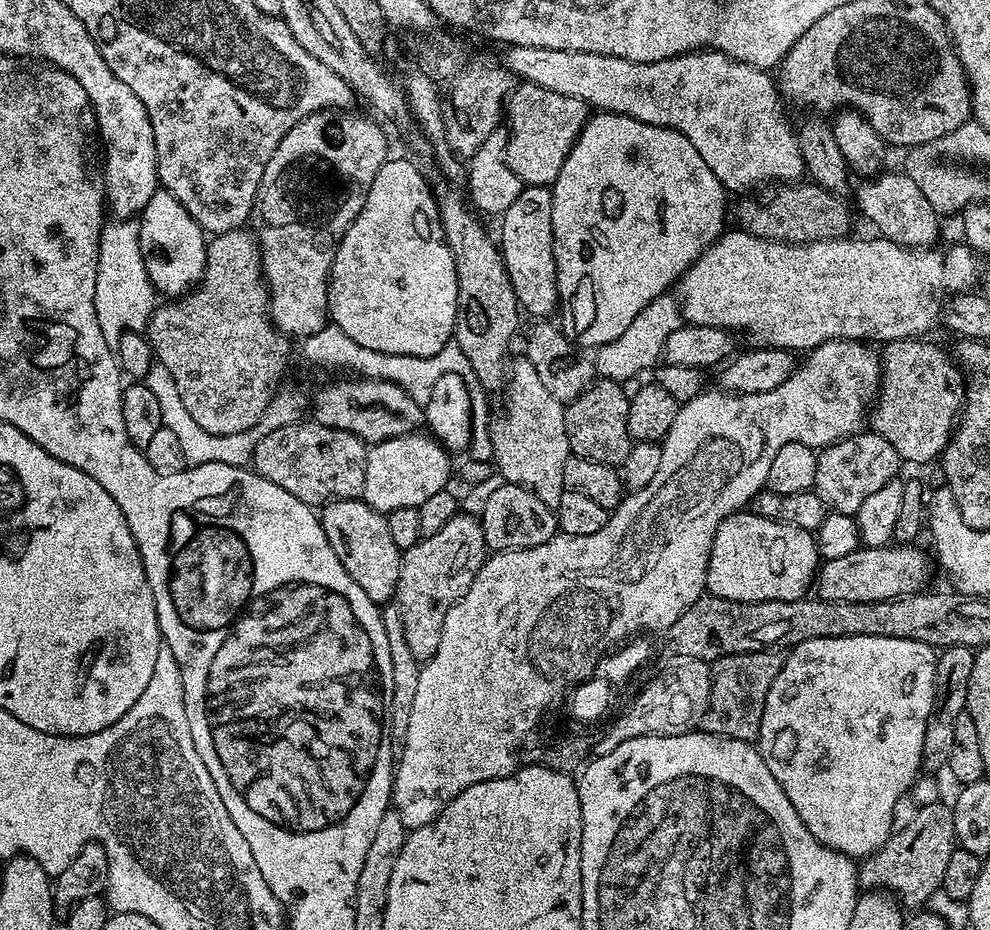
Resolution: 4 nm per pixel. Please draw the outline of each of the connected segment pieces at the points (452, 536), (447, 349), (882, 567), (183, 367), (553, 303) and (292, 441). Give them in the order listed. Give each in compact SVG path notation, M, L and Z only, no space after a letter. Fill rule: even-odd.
M457 514L454 518L450 518L450 522L446 522L446 526L442 526L442 530L438 530L438 534L425 536L414 546L403 549L394 603L402 614L402 630L406 630L406 642L410 645L410 651L416 660L426 662L436 653L438 642L442 642L442 622L446 622L450 606L454 606L454 602L462 598L466 590L470 590L485 559L482 526L475 515Z
M329 322L316 334L305 337L302 344L304 356L310 363L318 366L348 366L354 371L351 373L365 379L394 382L406 390L420 407L429 404L438 379L445 377L446 374L457 373L469 386L476 384L473 367L455 342L450 342L438 354L432 356L382 354L381 351L366 350L364 346L359 346L352 338L347 337L337 324Z
M897 544L883 548L861 546L854 554L824 560L814 581L814 588L823 599L834 602L882 602L899 596L915 596L928 584L928 556L912 544Z
M247 227L235 228L229 232L215 233L208 240L208 253L206 254L206 266L204 267L204 276L195 288L184 293L179 298L169 299L161 303L156 311L148 317L146 327L148 342L152 346L152 355L166 370L170 370L170 378L174 378L174 386L178 386L178 394L182 397L182 403L185 404L190 418L202 426L210 434L242 434L242 430L250 430L263 417L266 408L271 404L271 398L281 387L280 379L284 376L284 371L288 368L288 359L292 356L292 348L289 337L276 329L272 323L270 315L270 293L268 285L264 282L264 267L260 261L260 244L256 241L255 235Z
M533 184L521 187L518 198L510 205L504 215L499 217L500 236L498 235L498 247L506 274L510 278L510 286L514 286L514 294L521 309L528 312L532 318L548 318L560 307L560 295L558 294L558 282L556 281L556 259L554 258L554 222L552 221L552 190L543 184Z
M299 422L273 430L258 442L250 464L266 482L282 486L313 506L323 506L332 500L358 500L366 486L366 458L369 445L346 430L334 430L315 422Z

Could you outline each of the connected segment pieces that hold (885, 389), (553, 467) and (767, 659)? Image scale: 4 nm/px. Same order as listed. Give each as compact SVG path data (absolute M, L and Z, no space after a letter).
M913 338L910 340L890 340L883 345L882 348L882 391L870 412L870 428L871 431L877 432L882 438L886 438L886 442L890 442L890 446L894 446L894 450L898 450L901 461L912 464L928 464L932 459L939 457L943 453L944 447L947 446L952 438L952 433L958 423L958 417L962 411L964 403L964 389L966 387L966 377L958 367L957 361L951 355L948 356L936 344L927 344L927 339Z
M526 358L513 359L506 377L506 387L503 389L504 413L491 421L491 435L493 440L494 467L500 471L501 481L517 484L542 498L546 506L553 510L558 506L564 487L564 475L566 474L566 462L569 458L568 439L566 438L566 422L564 421L565 405L549 394L545 384L538 378L538 370Z
M761 650L711 661L710 702L706 706L706 714L700 719L699 731L731 740L759 741L762 710L766 710L766 694L770 694L770 686L774 686L774 678L778 678L778 670L782 670L784 658L783 651Z

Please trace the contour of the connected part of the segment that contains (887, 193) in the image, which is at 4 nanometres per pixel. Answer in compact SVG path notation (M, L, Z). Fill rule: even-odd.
M885 170L878 176L865 179L856 188L856 204L860 212L877 228L879 235L886 240L893 240L907 248L932 246L937 243L936 235L940 232L940 220L936 207L918 190L918 182L910 178L903 170Z

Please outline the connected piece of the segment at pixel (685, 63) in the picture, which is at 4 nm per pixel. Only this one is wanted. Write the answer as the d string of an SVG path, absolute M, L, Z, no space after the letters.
M511 46L505 52L508 53L502 56L504 67L521 81L542 86L542 90L566 94L566 98L578 98L589 109L617 112L638 122L669 128L690 138L690 146L702 154L706 166L714 170L718 182L722 182L729 193L748 194L755 184L764 184L767 180L796 182L805 175L802 150L796 141L793 125L788 125L784 117L785 105L777 81L773 77L771 80L768 77L771 75L765 69L738 62L725 52L697 50L685 52L682 56L671 56L662 62L630 62L610 54L546 50L546 46Z

